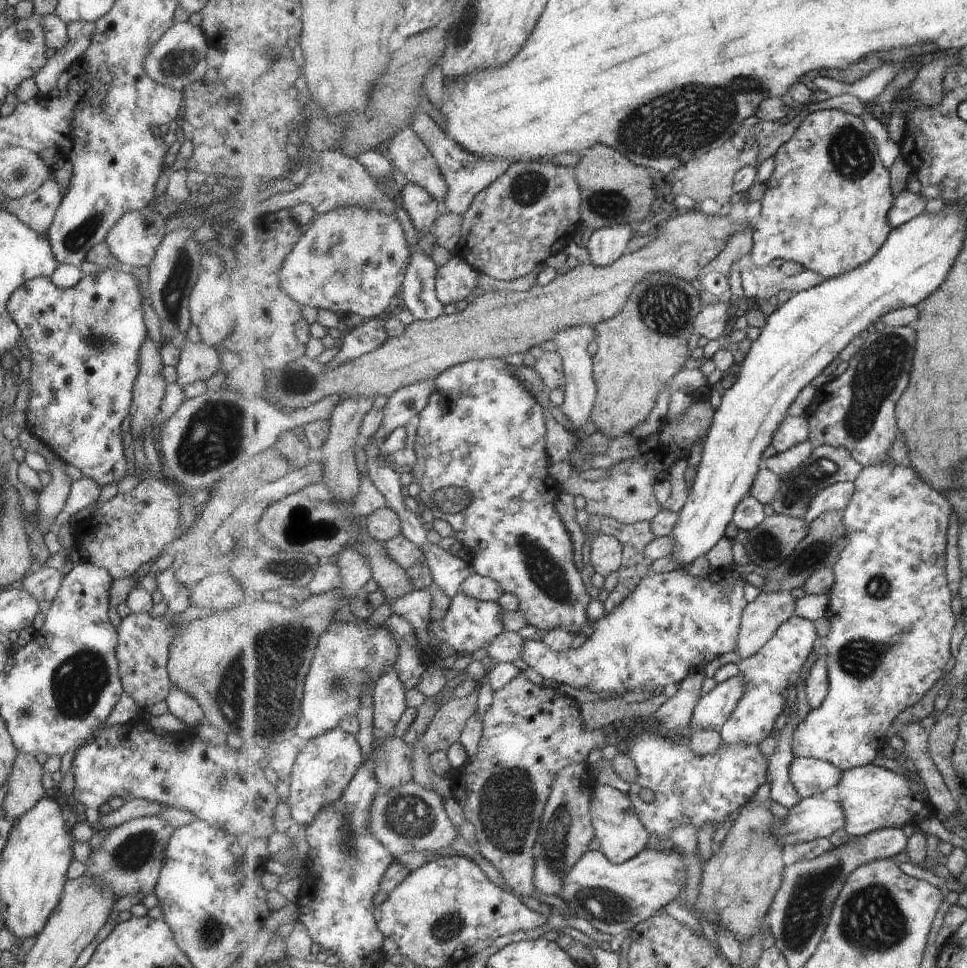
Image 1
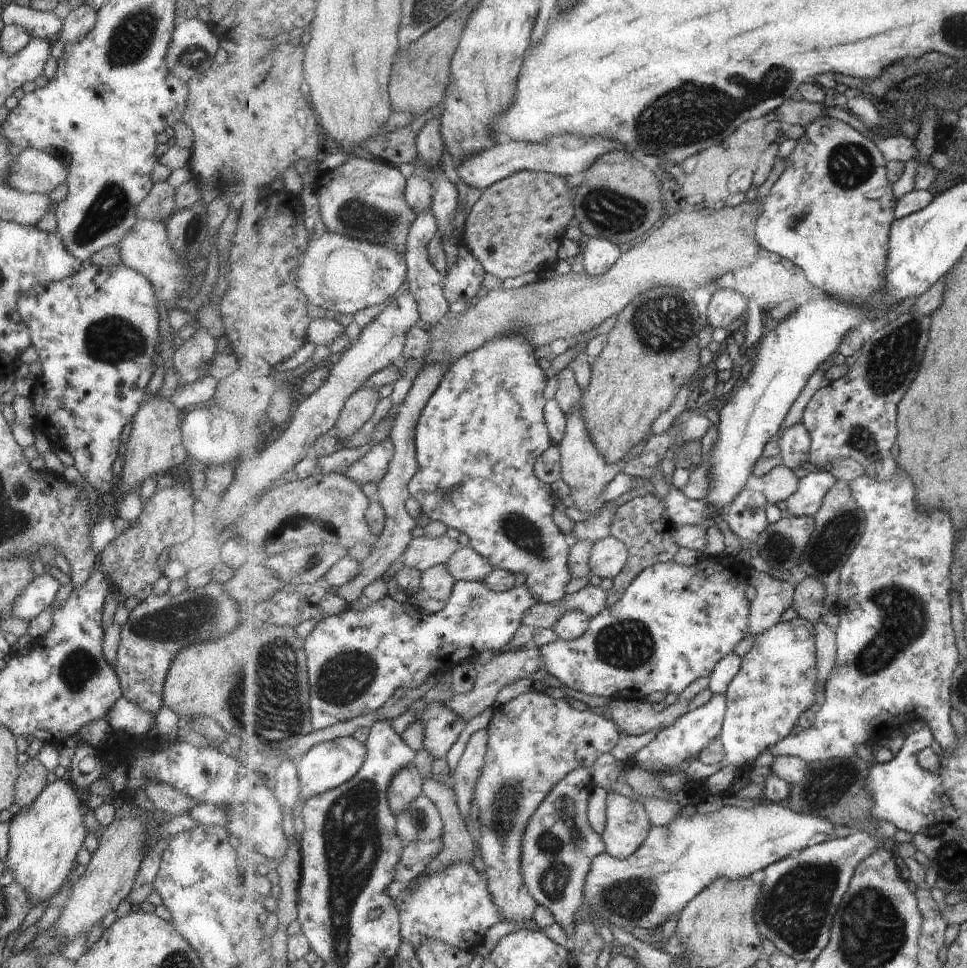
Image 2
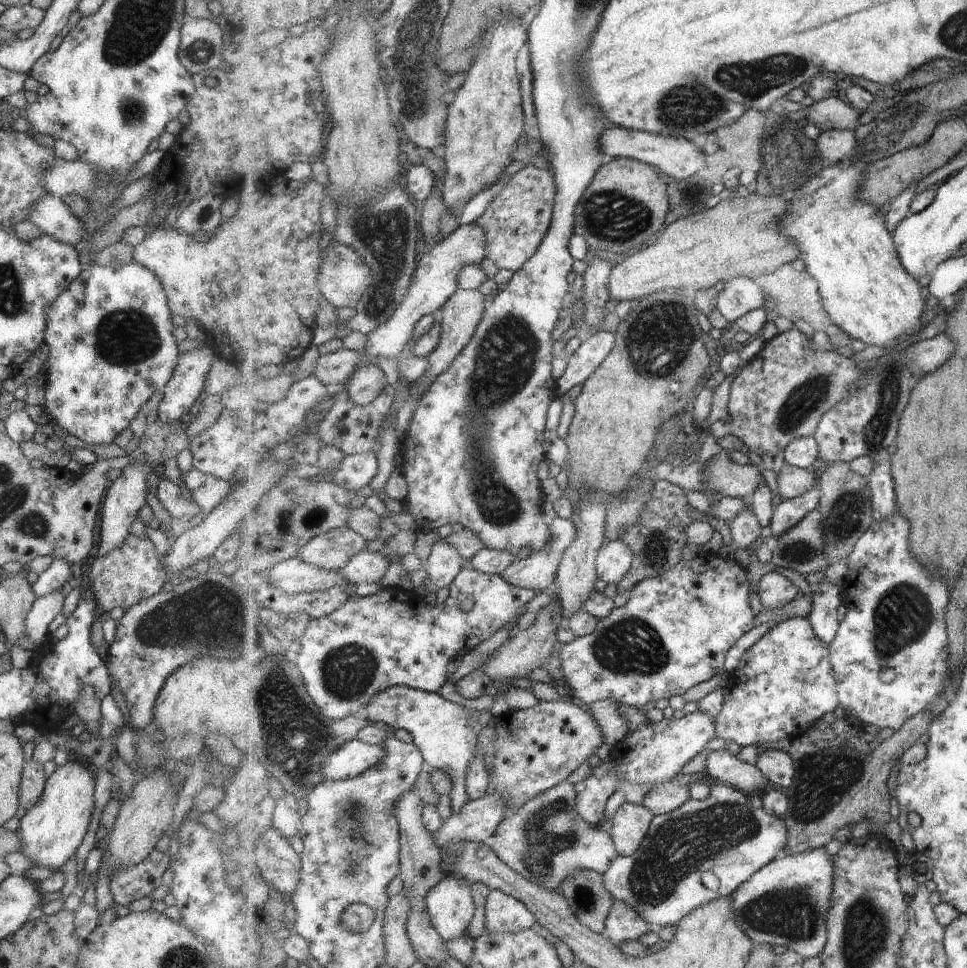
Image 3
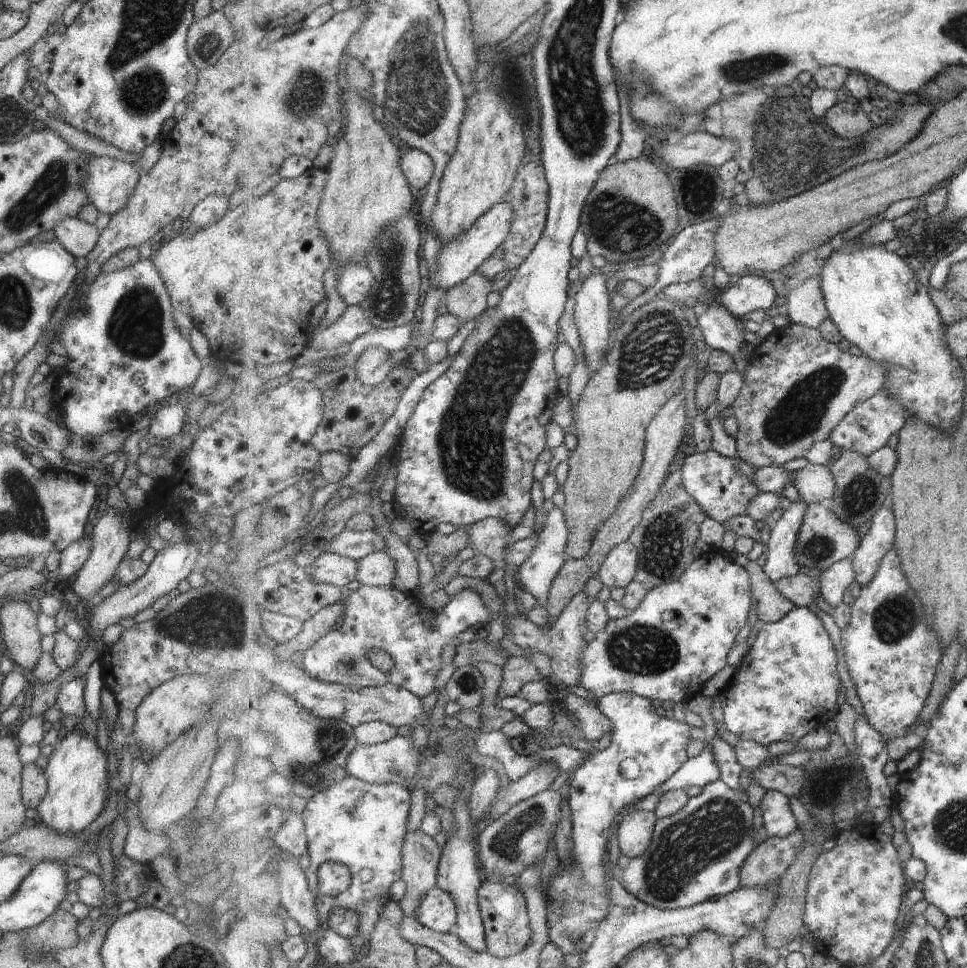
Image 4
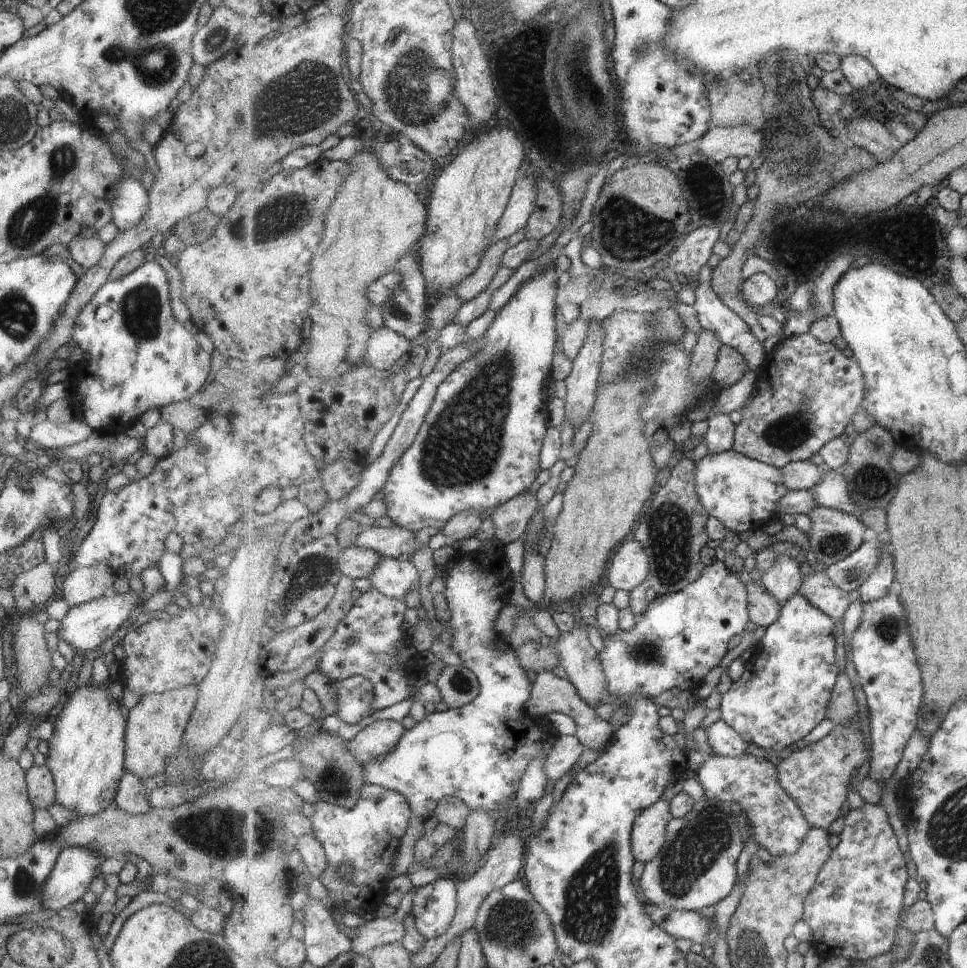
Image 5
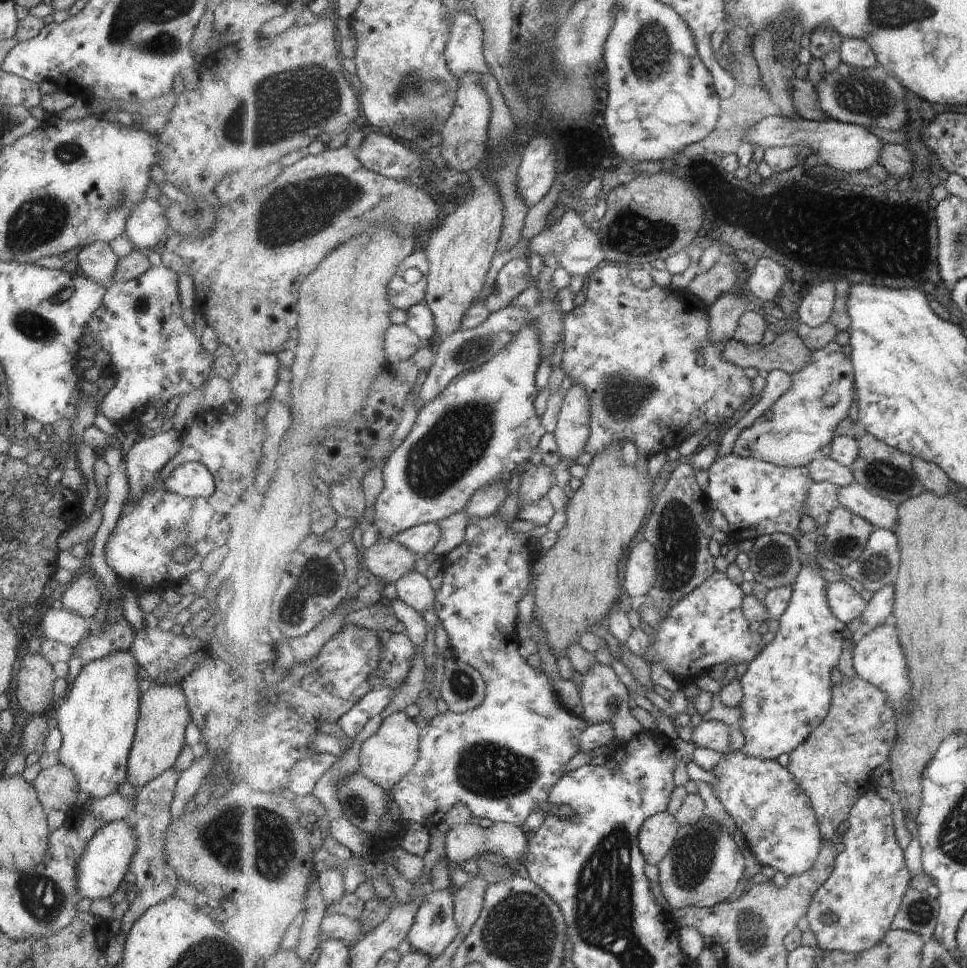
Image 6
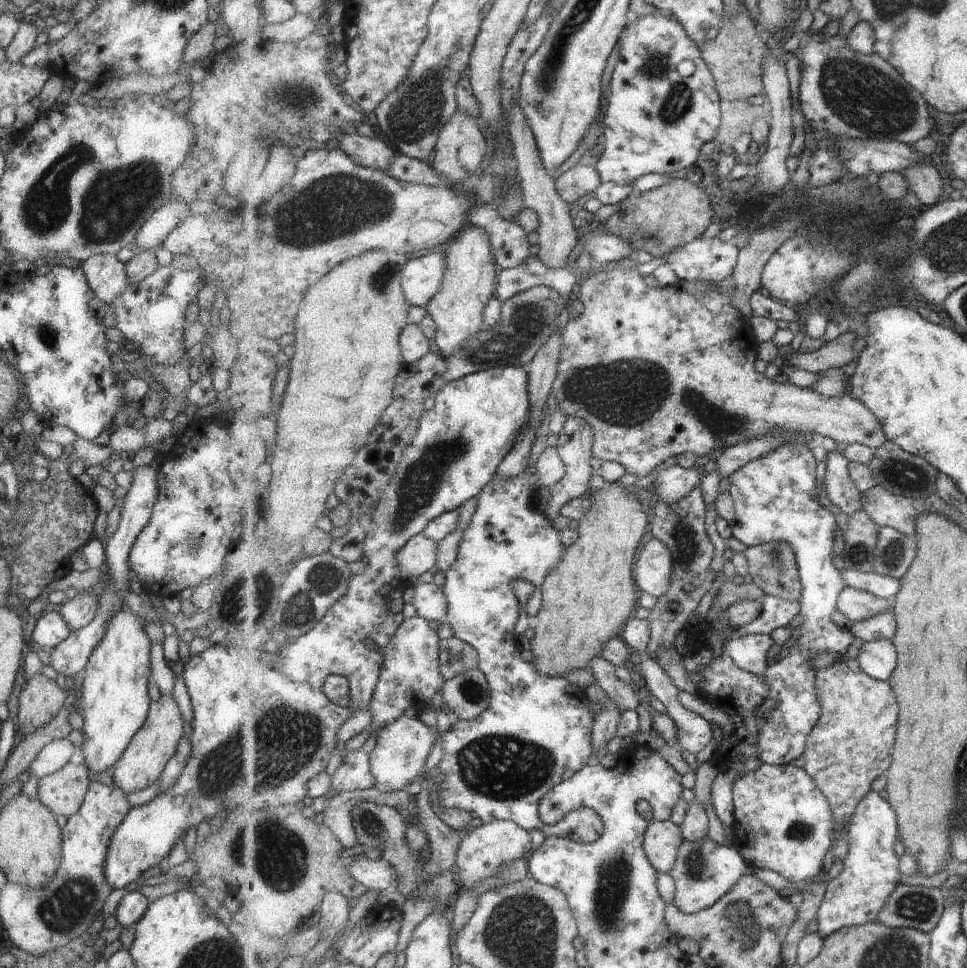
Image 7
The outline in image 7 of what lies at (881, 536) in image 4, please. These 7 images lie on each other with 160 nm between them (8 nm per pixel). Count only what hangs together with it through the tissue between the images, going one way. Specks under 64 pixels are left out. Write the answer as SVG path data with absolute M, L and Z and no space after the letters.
M896 597L890 598L889 602L892 604L892 610L888 613L883 613L882 615L871 617L866 621L855 623L850 629L854 636L861 638L861 640L867 643L881 639L887 639L892 642L898 627L896 614L893 611Z

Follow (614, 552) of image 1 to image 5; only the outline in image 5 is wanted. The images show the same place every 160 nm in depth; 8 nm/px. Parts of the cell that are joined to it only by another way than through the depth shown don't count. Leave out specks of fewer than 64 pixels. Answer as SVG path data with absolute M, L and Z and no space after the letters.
M635 538L618 546L612 554L607 574L607 583L616 590L631 592L646 581L650 573L650 555Z

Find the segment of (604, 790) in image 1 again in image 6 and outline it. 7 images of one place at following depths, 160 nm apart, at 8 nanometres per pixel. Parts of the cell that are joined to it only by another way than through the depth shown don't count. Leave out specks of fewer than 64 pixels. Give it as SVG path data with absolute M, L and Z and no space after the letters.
M672 809L645 821L639 833L639 846L648 863L658 865L673 850L680 826Z

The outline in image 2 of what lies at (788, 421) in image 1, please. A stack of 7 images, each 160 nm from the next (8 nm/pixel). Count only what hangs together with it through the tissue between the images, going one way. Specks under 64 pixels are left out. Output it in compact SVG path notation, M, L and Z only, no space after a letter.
M802 422L779 432L776 441L783 465L797 468L803 462L809 461L812 436Z

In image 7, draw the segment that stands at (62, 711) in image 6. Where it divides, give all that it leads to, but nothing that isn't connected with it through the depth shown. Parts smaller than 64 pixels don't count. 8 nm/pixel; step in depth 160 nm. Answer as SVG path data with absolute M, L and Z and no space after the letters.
M125 606L117 609L106 622L106 629L97 646L88 656L84 666L82 688L78 691L77 712L83 718L83 746L80 751L83 763L91 773L98 773L110 766L120 757L127 743L143 724L150 703L147 697L148 676L150 673L150 640L145 632L144 620L127 610Z

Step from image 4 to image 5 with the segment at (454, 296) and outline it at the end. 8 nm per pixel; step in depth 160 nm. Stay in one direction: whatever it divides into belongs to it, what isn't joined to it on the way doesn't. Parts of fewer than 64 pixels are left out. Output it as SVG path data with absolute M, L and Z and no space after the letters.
M501 239L486 250L476 273L466 278L455 292L463 303L473 300L492 283L499 269L504 266L502 258L507 249L507 239Z

